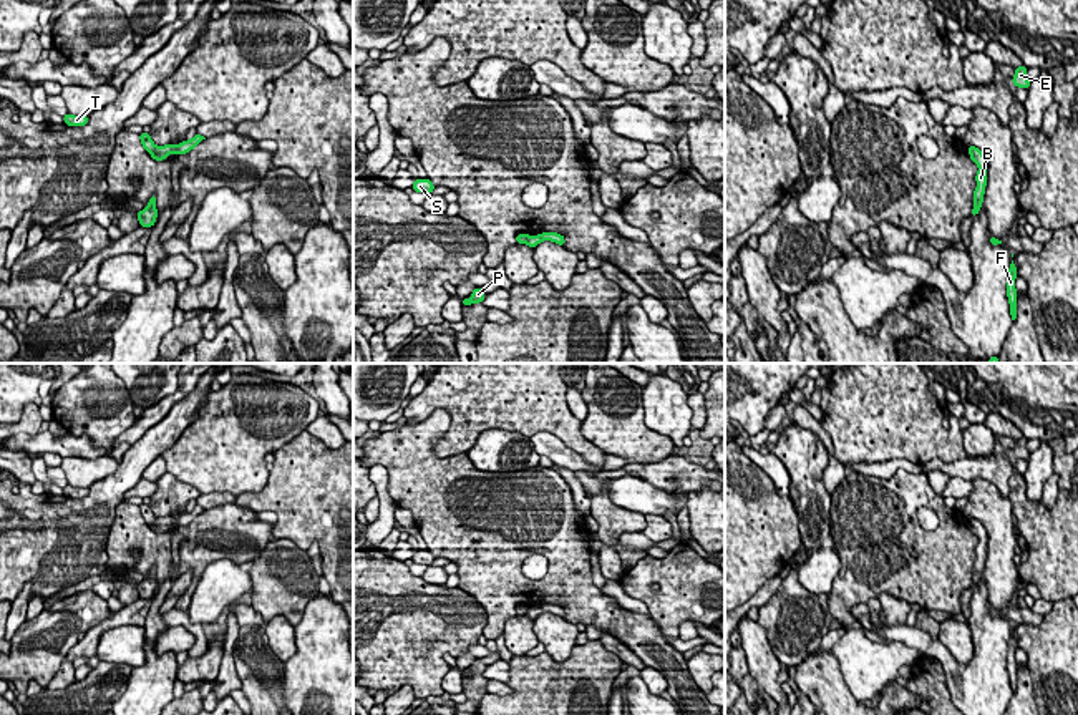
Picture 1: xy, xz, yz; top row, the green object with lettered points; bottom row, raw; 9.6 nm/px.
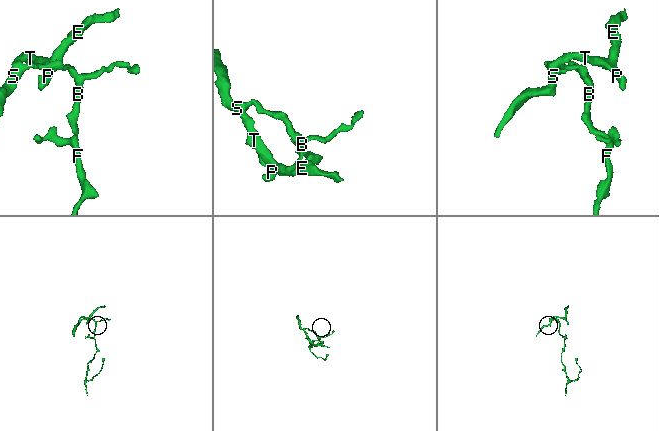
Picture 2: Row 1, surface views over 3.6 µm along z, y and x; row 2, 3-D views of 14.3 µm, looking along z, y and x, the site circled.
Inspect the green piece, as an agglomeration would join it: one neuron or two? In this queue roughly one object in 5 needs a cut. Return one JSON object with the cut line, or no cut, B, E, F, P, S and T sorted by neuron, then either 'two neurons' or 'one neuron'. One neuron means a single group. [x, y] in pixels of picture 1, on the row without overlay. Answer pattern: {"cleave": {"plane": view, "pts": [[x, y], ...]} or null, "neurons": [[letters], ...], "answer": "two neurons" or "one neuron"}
{"cleave": {"plane": "xy", "pts": [[156, 518], [150, 525]]}, "neurons": [["B", "F"], ["E", "P", "S", "T"]], "answer": "two neurons"}

